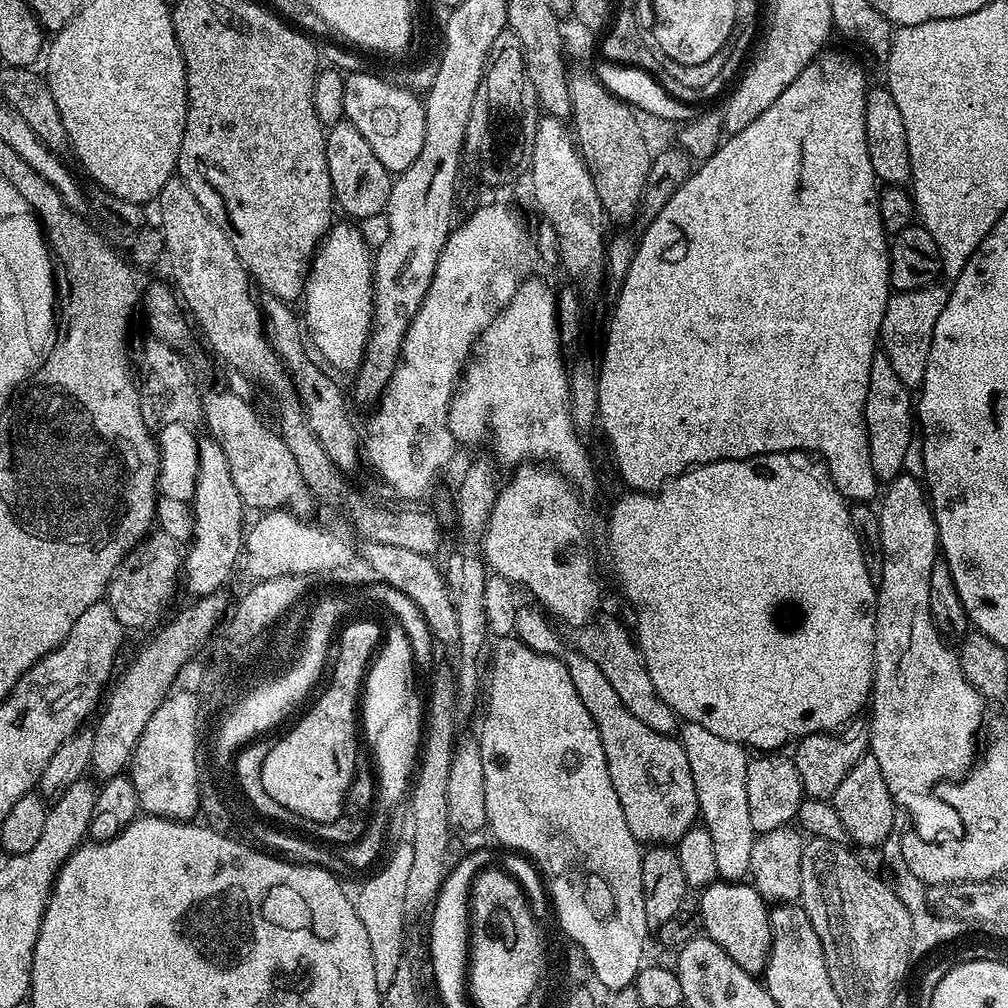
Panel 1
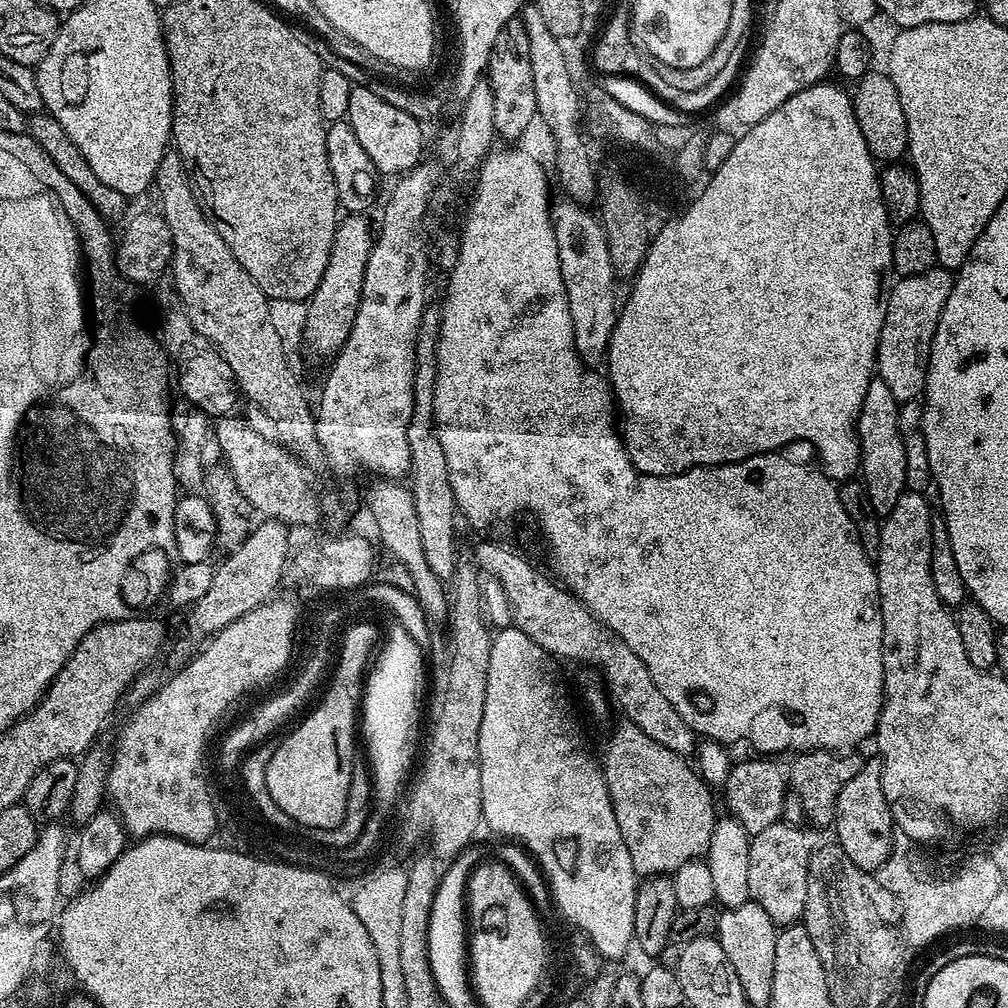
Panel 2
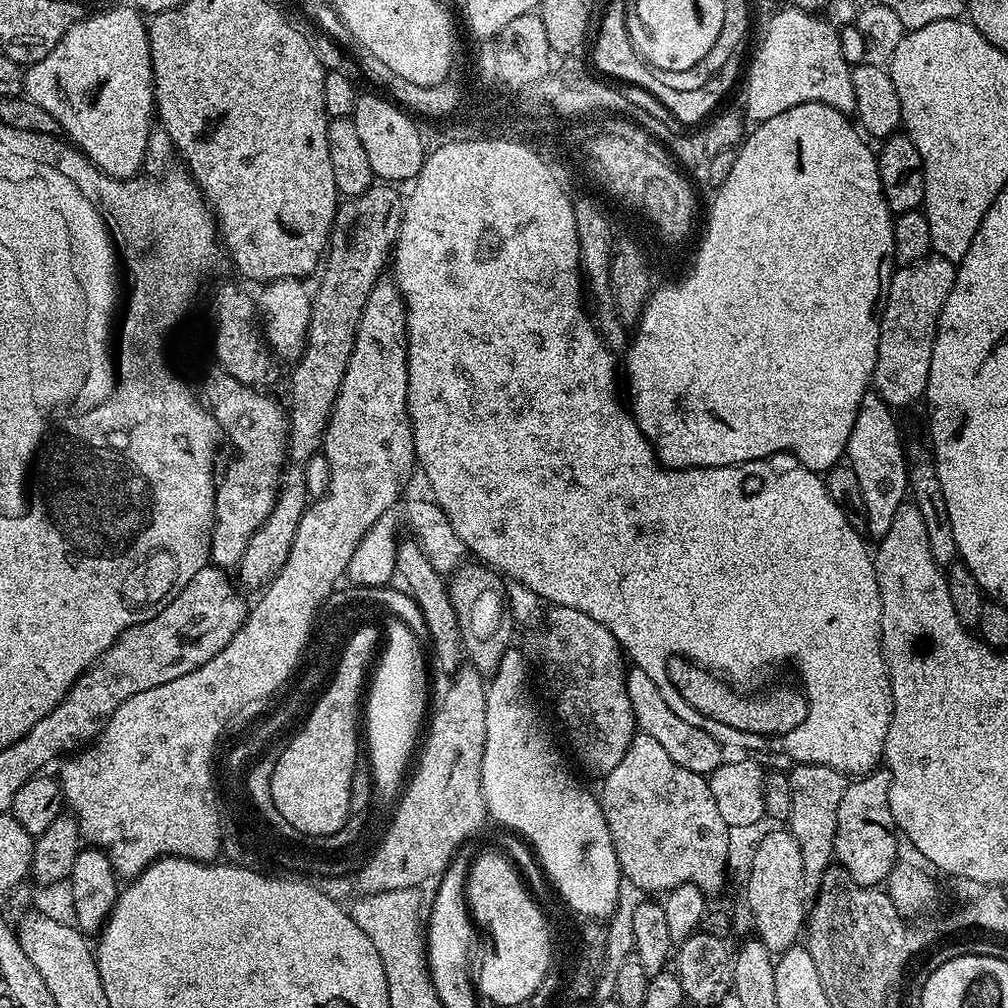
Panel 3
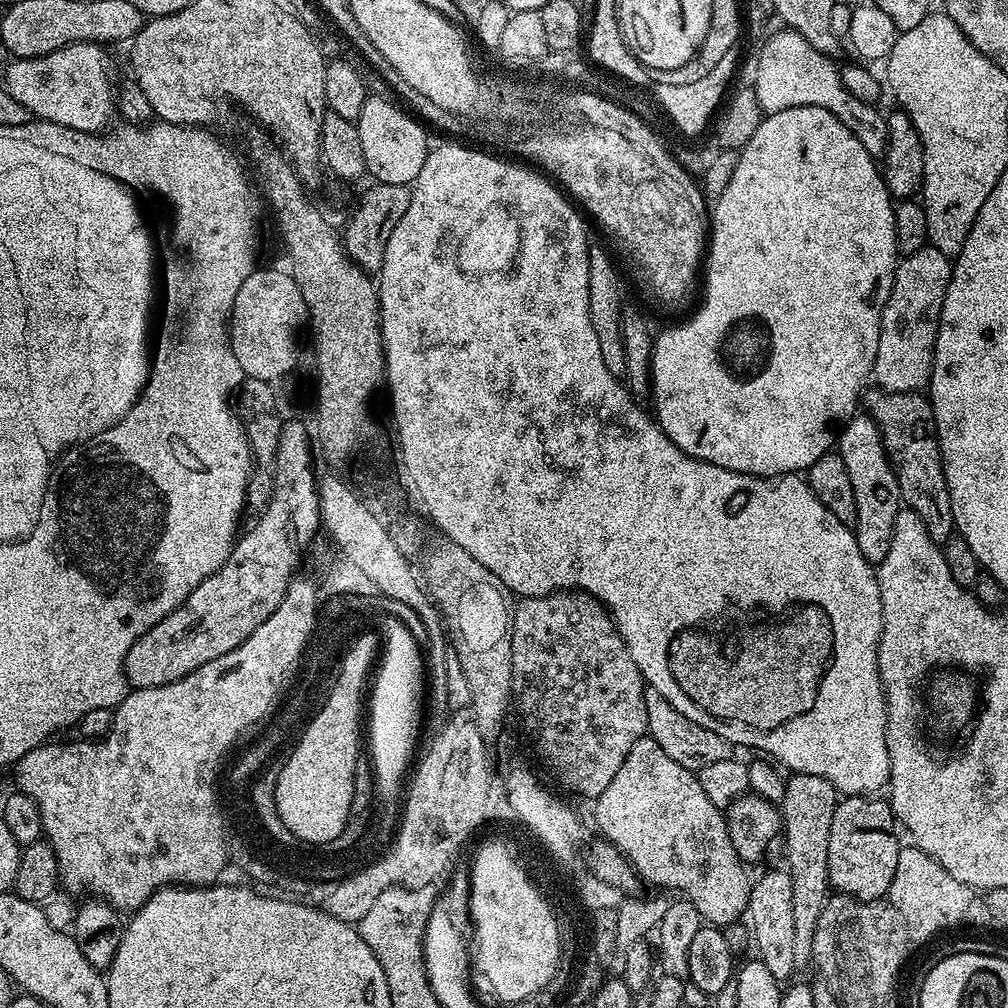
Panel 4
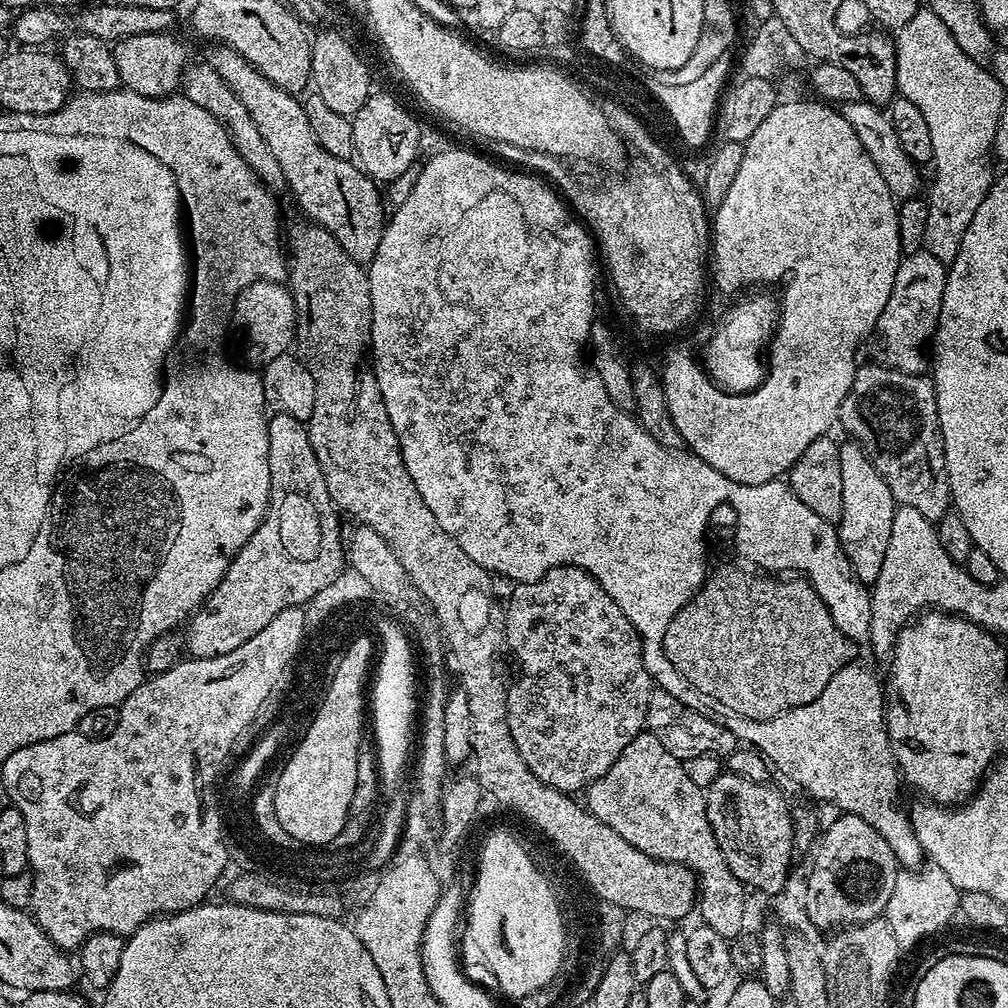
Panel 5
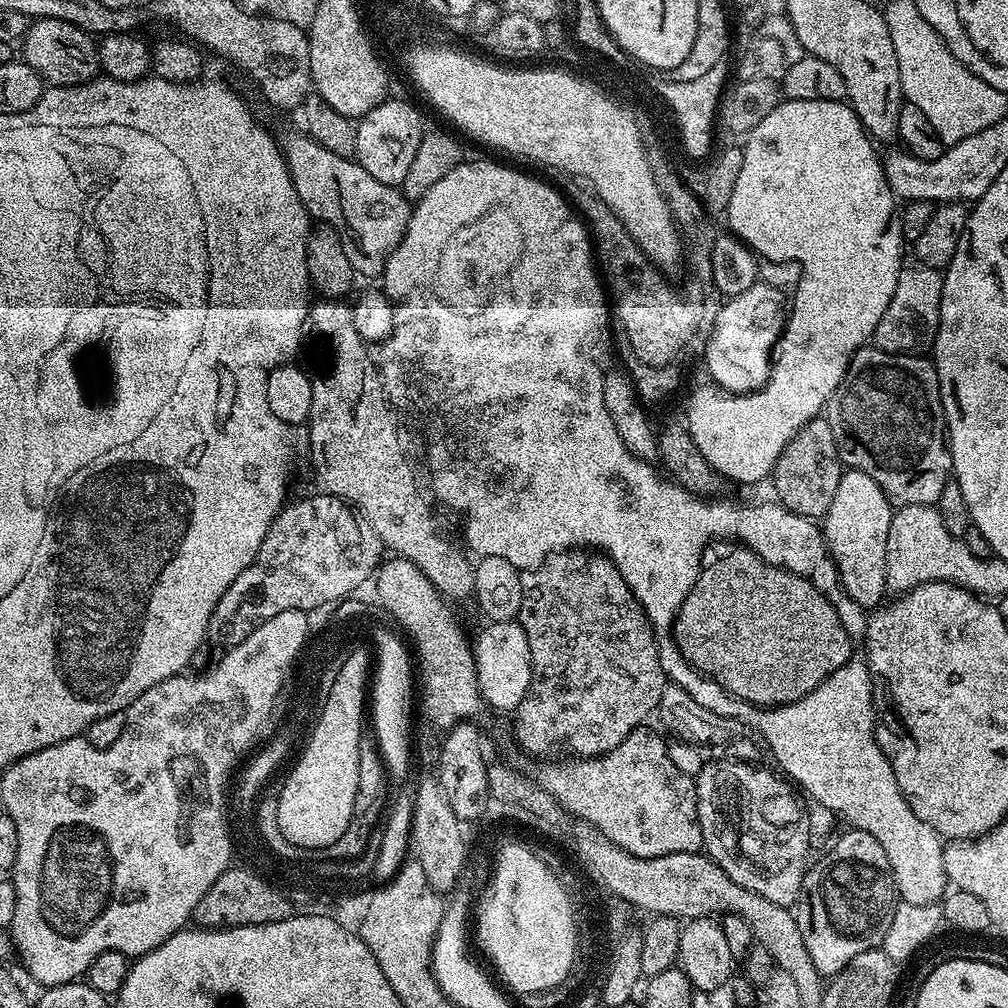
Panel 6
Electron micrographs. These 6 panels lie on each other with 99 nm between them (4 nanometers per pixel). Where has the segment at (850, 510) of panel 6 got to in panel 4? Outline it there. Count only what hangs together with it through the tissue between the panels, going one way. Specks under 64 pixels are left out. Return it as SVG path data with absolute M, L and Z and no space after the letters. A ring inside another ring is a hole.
M857 414L838 432L838 451L850 474L850 486L854 490L856 523L854 531L858 550L862 550L869 564L878 566L890 550L890 538L894 534L894 518L898 518L902 501L898 478L892 473L892 463L884 449L884 439L878 426L867 414Z

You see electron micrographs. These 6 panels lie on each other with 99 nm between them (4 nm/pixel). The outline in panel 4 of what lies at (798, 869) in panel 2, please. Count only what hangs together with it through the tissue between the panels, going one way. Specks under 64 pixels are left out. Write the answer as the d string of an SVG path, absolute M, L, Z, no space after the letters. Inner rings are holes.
M787 870L768 872L761 880L757 879L752 885L752 893L748 899L747 919L750 921L750 936L757 948L758 959L781 982L793 979L793 887L791 874Z

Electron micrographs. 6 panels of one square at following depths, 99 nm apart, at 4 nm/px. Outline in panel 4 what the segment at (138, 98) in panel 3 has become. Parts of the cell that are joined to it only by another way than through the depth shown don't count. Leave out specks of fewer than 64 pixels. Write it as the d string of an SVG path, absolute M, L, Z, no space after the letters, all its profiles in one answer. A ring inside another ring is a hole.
M68 44L45 56L16 58L7 65L9 68L4 72L2 85L36 120L48 120L51 123L72 127L79 132L100 134L113 123L112 60L108 57L108 52L109 49L103 44Z

